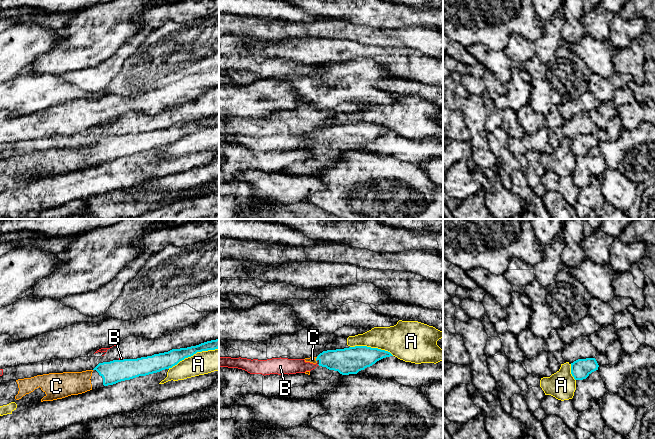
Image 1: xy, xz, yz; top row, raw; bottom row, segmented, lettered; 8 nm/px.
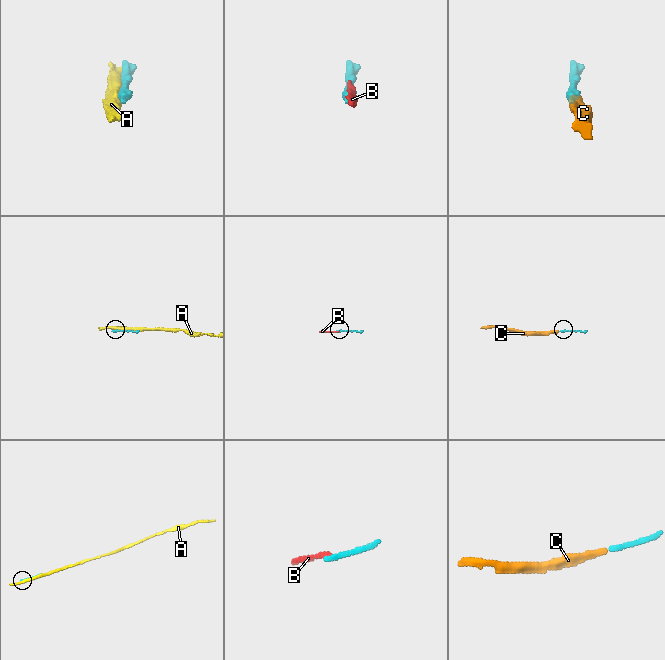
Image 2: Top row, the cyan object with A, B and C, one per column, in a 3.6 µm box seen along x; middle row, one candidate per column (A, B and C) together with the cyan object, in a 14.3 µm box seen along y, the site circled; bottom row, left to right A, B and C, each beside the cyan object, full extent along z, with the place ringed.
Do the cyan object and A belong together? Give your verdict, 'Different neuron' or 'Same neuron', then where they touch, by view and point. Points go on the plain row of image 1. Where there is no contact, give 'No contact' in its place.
Different neuron. Touches cyan at xy (193, 130)

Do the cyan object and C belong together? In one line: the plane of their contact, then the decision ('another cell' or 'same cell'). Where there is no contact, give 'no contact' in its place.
xz | same cell

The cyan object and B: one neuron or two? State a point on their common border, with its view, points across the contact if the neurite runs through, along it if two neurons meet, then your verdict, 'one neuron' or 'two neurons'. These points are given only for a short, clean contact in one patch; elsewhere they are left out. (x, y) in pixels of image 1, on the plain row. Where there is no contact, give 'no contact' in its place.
xy (121, 136) | along xy (123, 134), (119, 136) | two neurons

